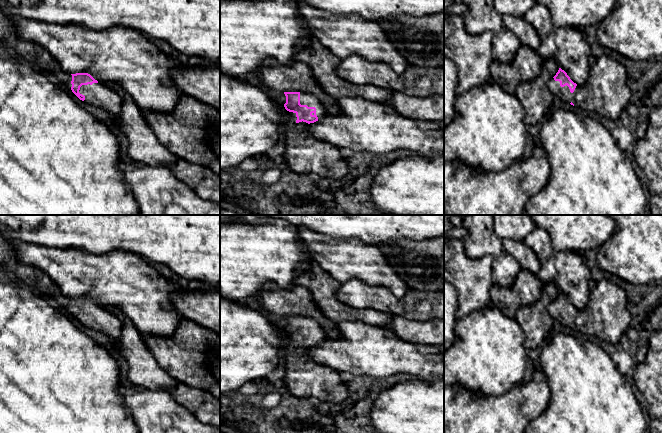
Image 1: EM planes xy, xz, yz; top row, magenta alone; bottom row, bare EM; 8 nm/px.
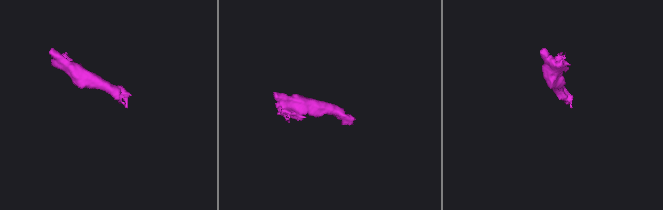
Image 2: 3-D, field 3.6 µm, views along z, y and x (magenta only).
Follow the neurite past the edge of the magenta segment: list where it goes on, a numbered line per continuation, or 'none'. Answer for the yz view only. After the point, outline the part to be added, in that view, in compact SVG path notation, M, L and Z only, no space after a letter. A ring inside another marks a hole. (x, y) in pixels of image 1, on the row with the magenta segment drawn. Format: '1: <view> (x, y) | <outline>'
1: yz (606, 92) | M607 54L596 58L590 65L586 84L577 85L573 93L567 85L561 87L554 78L548 81L548 87L553 96L565 103L572 102L581 111L615 122L619 122L621 112L631 102L626 68Z

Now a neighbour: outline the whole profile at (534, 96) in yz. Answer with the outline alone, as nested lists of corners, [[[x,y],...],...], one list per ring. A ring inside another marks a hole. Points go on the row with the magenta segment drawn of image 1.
[[[545,59],[542,63],[543,69],[539,75],[530,81],[520,83],[515,92],[524,108],[524,123],[527,126],[544,121],[551,111],[554,96],[549,90],[548,81],[556,75],[559,65],[554,59]]]

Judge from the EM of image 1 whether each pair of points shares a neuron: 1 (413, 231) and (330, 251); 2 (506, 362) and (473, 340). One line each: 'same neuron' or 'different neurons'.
1: different neurons
2: same neuron

